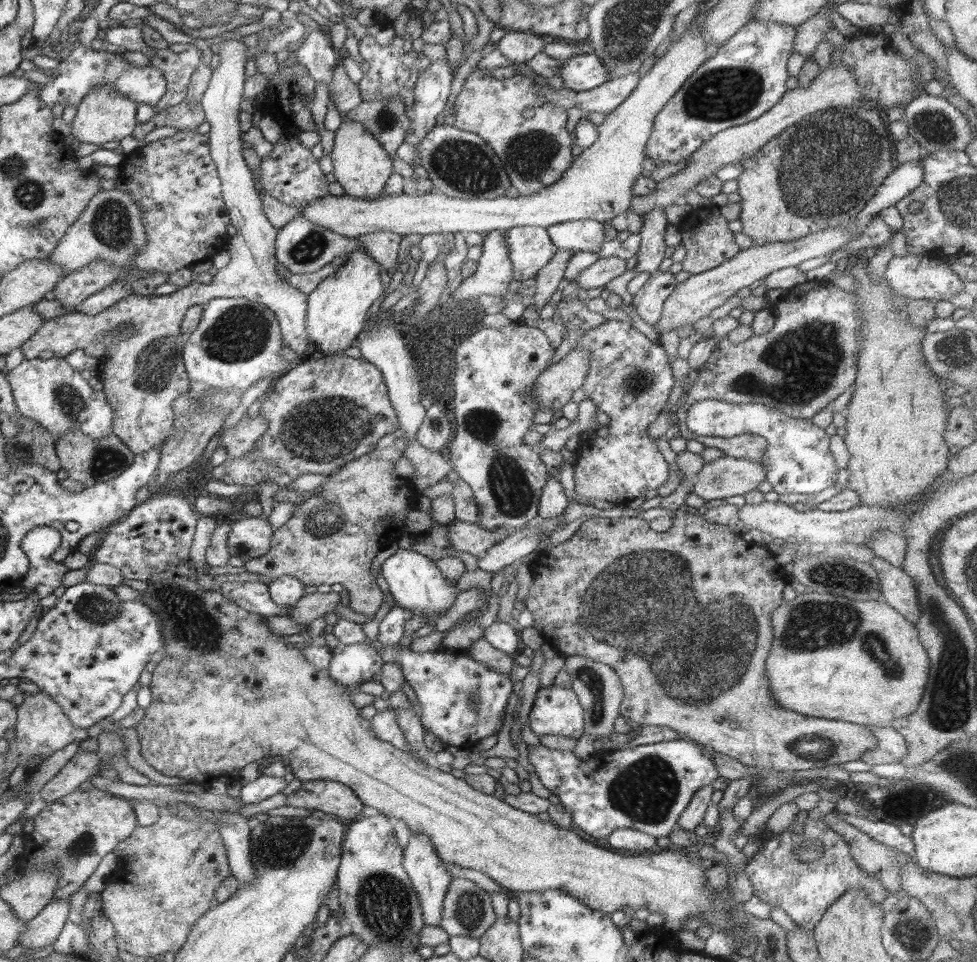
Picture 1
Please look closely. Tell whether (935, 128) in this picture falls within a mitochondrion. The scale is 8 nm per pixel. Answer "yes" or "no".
yes

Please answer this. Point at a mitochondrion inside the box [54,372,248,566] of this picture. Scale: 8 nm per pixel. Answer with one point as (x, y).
(106, 460)

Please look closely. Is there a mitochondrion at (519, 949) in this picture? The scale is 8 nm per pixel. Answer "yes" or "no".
no

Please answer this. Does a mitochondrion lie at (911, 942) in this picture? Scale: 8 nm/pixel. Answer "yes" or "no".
yes

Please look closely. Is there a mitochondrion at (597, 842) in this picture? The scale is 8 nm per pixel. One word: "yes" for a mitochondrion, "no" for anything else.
no

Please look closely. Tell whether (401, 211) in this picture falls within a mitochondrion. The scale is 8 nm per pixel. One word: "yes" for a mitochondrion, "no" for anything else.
no

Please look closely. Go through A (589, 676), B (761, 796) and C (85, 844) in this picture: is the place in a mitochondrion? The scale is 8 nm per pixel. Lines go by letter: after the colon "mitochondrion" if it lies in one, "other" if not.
A: mitochondrion
B: other
C: mitochondrion

